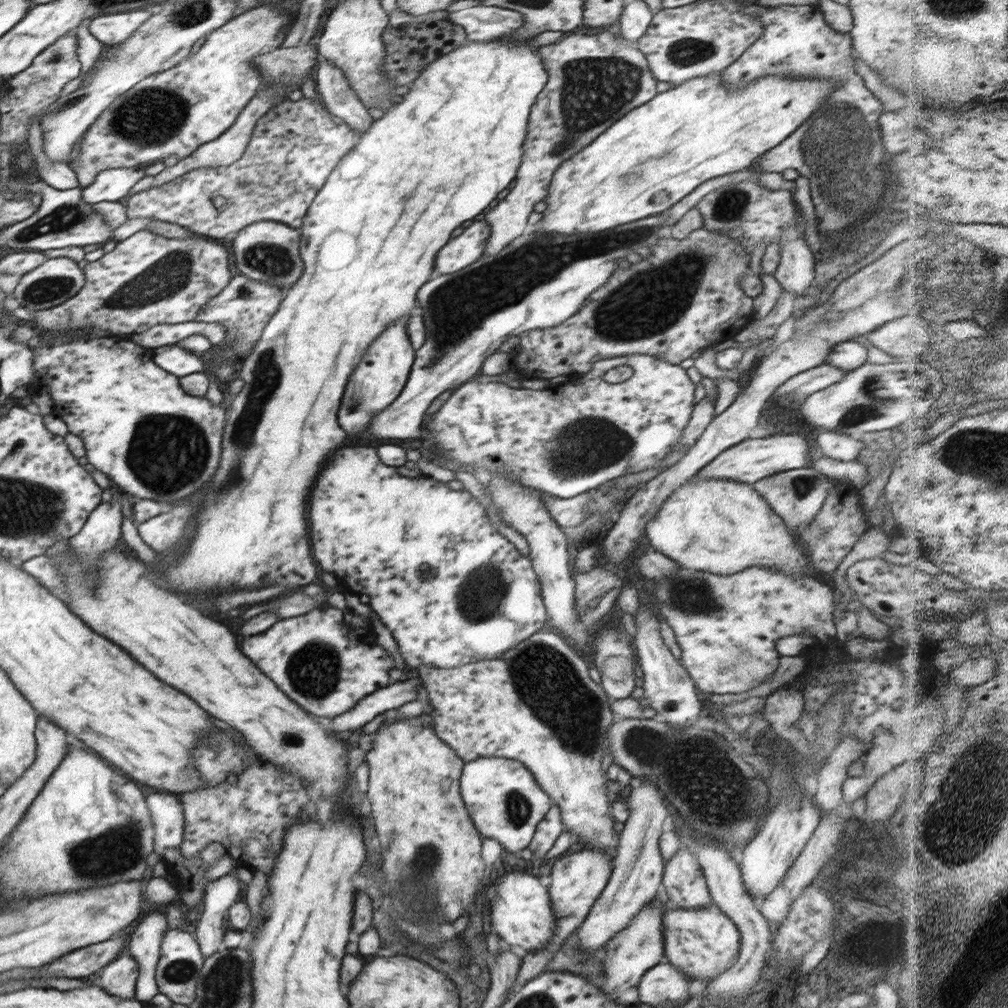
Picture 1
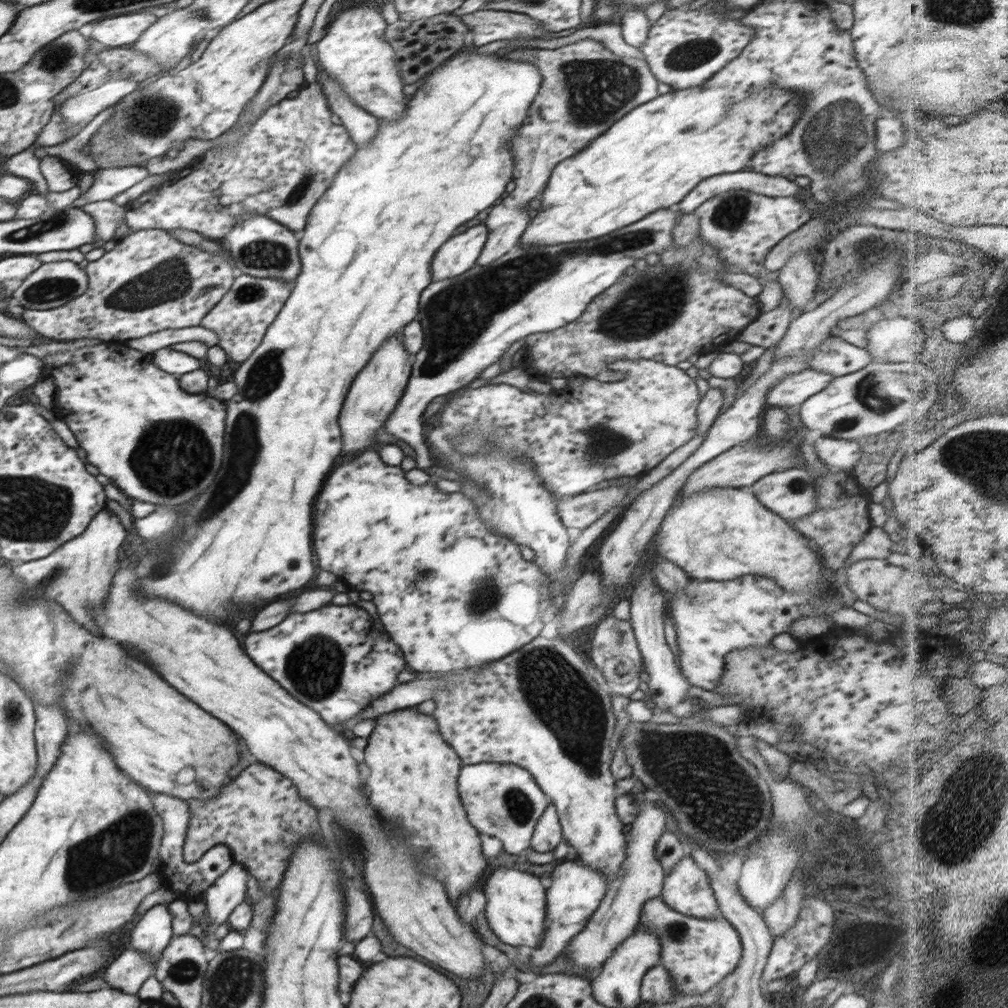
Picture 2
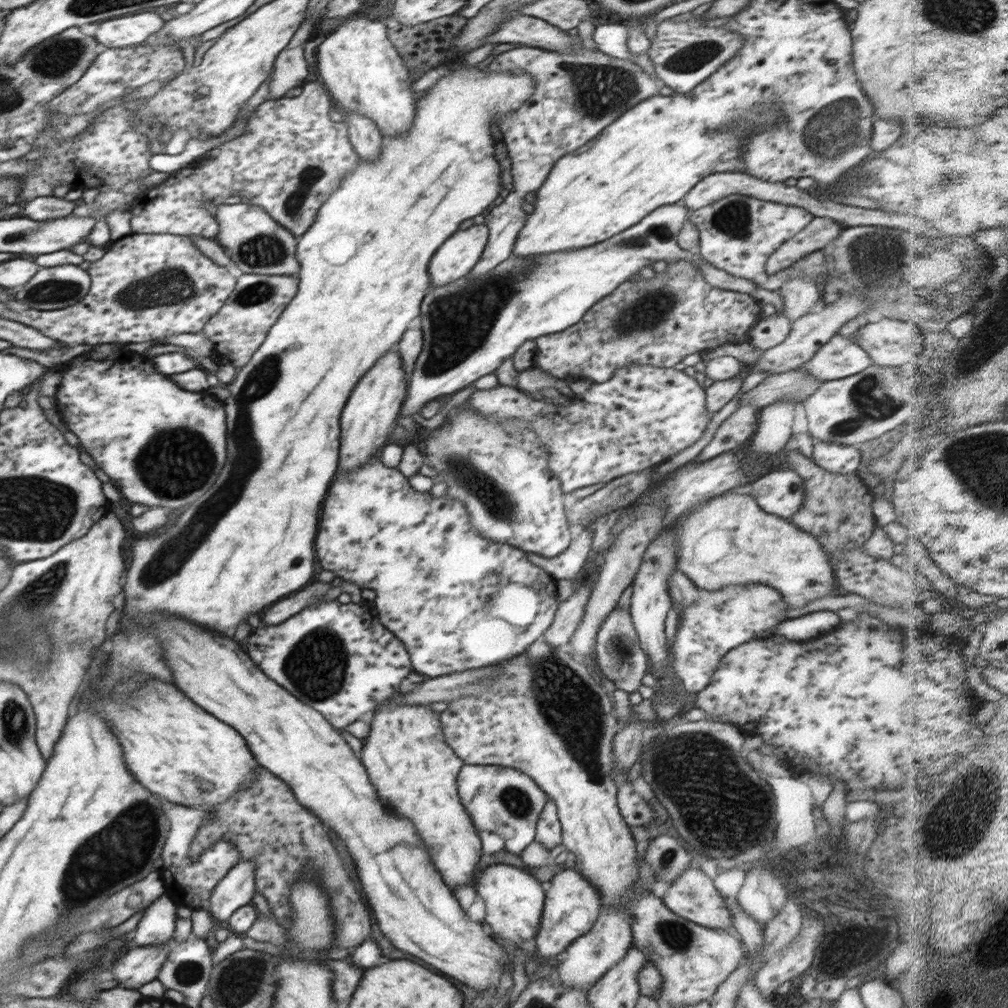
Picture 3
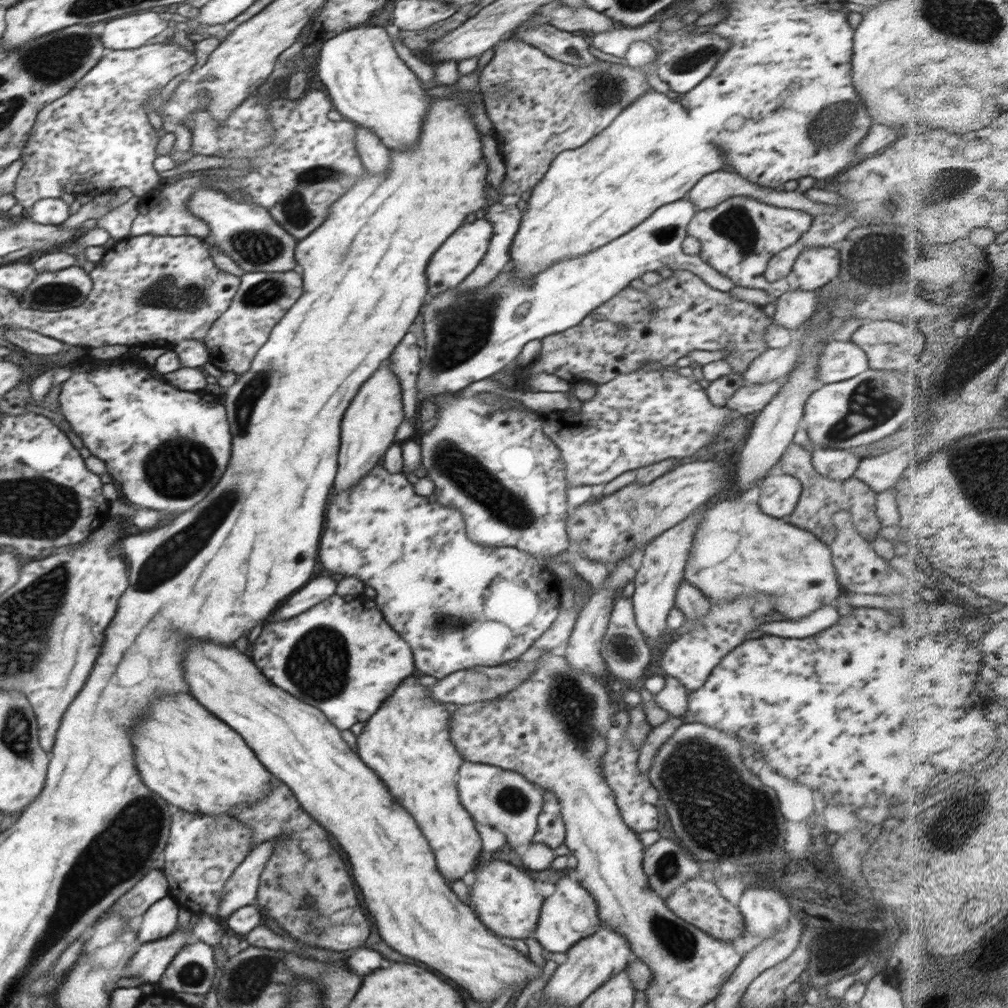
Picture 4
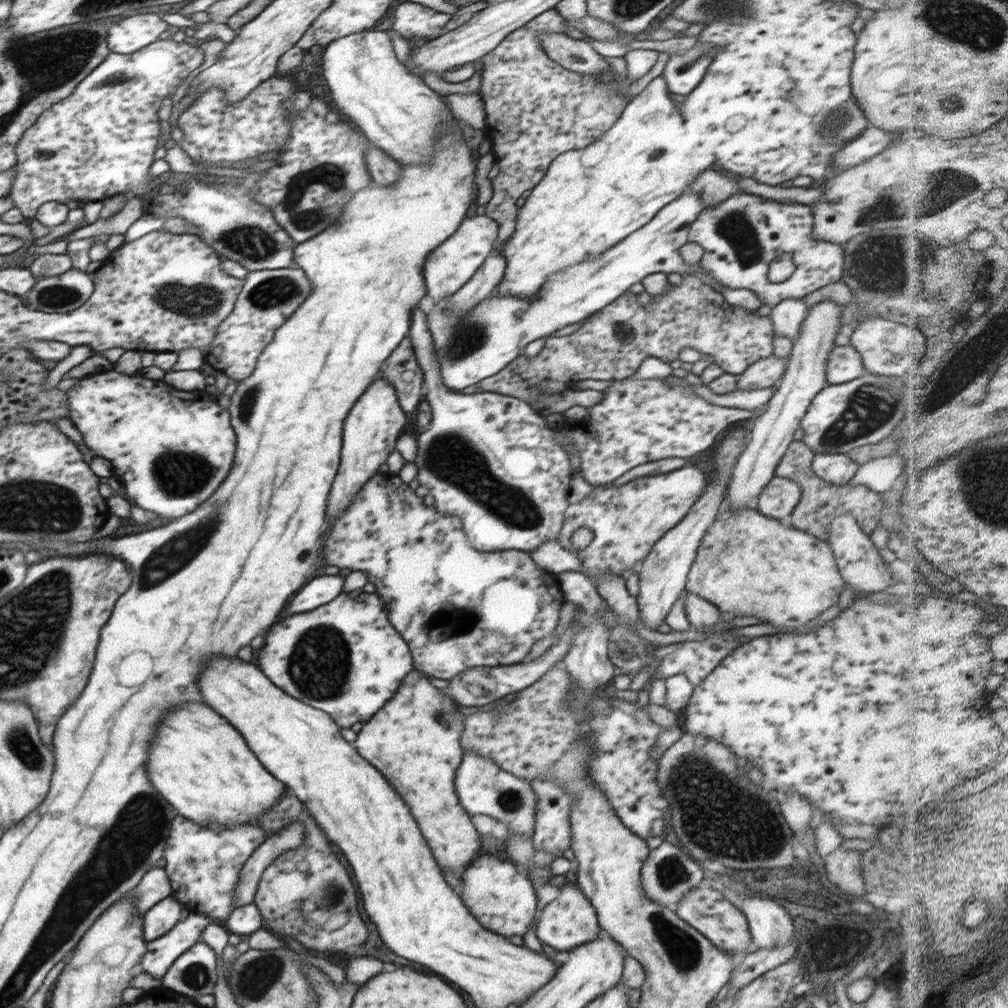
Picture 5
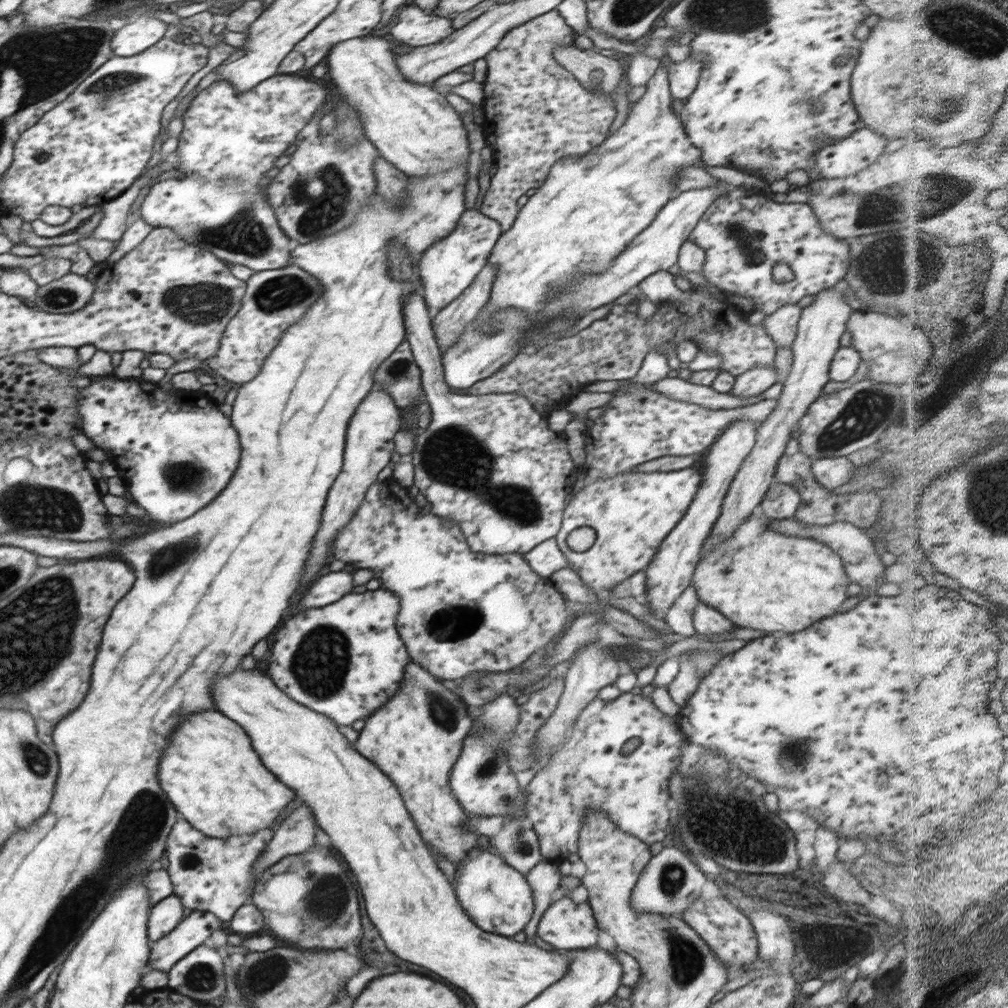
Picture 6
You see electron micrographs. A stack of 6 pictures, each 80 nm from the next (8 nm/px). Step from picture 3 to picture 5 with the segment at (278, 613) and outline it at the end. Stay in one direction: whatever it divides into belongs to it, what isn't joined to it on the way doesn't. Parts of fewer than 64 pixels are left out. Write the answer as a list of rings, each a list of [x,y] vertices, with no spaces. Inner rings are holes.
[[[320,575],[318,578],[312,578],[310,584],[304,586],[304,590],[300,590],[294,600],[292,600],[292,608],[286,608],[286,614],[282,614],[282,618],[290,616],[296,612],[306,612],[314,610],[323,604],[334,600],[340,593],[342,593],[342,586],[344,586],[345,577],[336,575]]]

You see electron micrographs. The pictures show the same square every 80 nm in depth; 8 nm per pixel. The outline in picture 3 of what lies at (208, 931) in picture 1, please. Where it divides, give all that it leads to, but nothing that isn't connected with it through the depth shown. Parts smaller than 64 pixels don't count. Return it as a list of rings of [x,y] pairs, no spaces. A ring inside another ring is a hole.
[[[240,860],[213,890],[209,913],[219,921],[228,920],[235,910],[253,902],[254,892],[255,864]]]

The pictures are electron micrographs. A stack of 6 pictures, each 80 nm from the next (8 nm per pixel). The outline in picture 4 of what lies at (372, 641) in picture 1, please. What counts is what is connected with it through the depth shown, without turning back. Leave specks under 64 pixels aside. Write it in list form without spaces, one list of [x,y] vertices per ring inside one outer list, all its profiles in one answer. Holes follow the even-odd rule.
[[[334,594],[316,606],[282,622],[266,624],[260,638],[252,646],[252,660],[262,674],[276,686],[292,696],[318,708],[341,732],[349,730],[356,722],[366,720],[392,696],[404,678],[414,672],[414,658],[407,642],[394,632],[386,622],[375,599],[356,596],[351,602]]]

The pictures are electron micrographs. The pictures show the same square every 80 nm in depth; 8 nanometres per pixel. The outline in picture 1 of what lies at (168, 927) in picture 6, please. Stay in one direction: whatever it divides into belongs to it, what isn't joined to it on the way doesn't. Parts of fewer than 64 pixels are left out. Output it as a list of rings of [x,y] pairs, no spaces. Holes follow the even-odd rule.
[[[150,912],[136,926],[128,942],[128,952],[139,966],[135,998],[149,1001],[159,993],[155,979],[155,968],[161,959],[161,944],[168,930],[166,916],[160,912]]]

